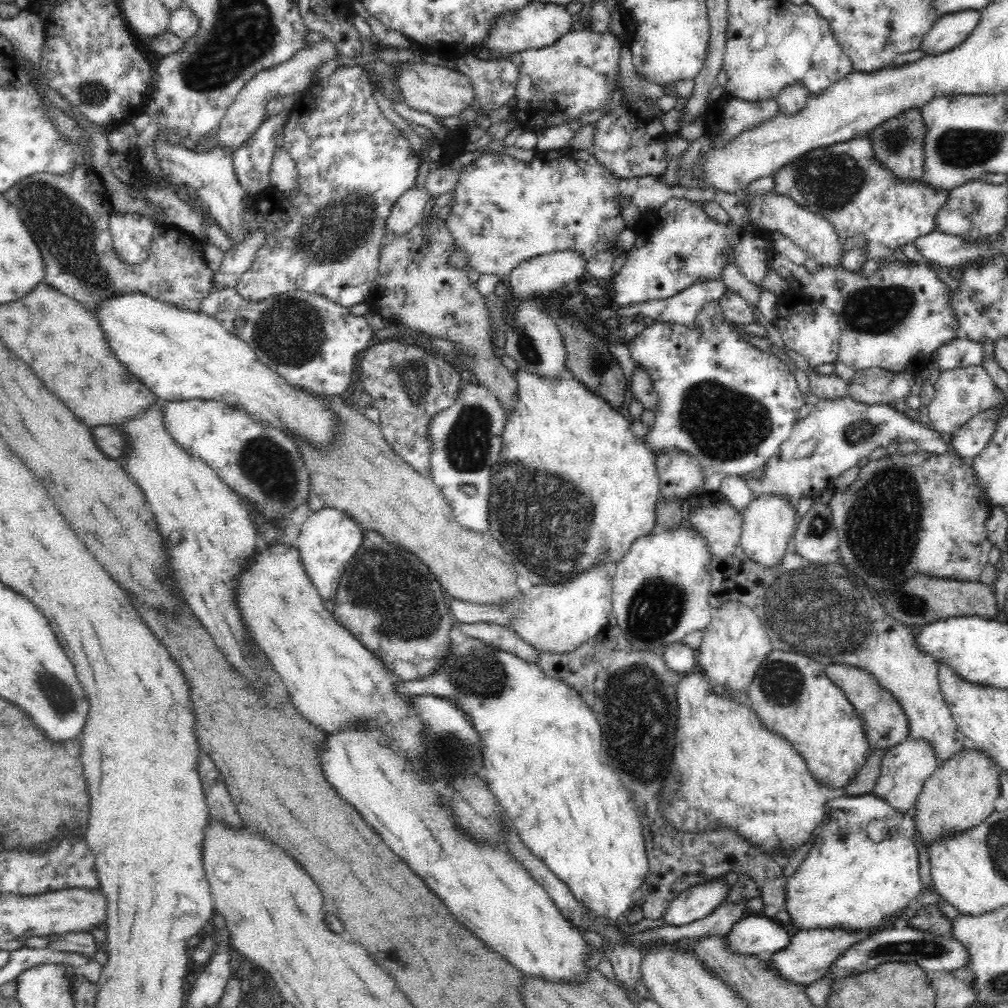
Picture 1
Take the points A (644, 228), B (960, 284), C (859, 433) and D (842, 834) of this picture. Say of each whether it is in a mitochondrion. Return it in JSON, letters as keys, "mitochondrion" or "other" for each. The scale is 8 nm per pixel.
{"A":"other","B":"other","C":"mitochondrion","D":"mitochondrion"}

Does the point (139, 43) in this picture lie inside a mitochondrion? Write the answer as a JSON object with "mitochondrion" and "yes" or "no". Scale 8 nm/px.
{"mitochondrion":"no"}

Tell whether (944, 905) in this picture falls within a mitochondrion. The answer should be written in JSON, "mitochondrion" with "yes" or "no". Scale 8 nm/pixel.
{"mitochondrion":"no"}

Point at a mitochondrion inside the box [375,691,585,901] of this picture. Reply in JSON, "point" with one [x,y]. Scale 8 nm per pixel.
{"point":[451,750]}

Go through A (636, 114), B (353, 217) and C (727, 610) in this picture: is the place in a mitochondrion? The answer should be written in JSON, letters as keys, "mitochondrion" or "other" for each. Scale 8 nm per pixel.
{"A":"other","B":"mitochondrion","C":"other"}

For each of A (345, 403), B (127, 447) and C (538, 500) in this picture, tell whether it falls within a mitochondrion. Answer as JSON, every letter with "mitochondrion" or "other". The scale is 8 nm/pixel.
{"A":"other","B":"other","C":"mitochondrion"}

